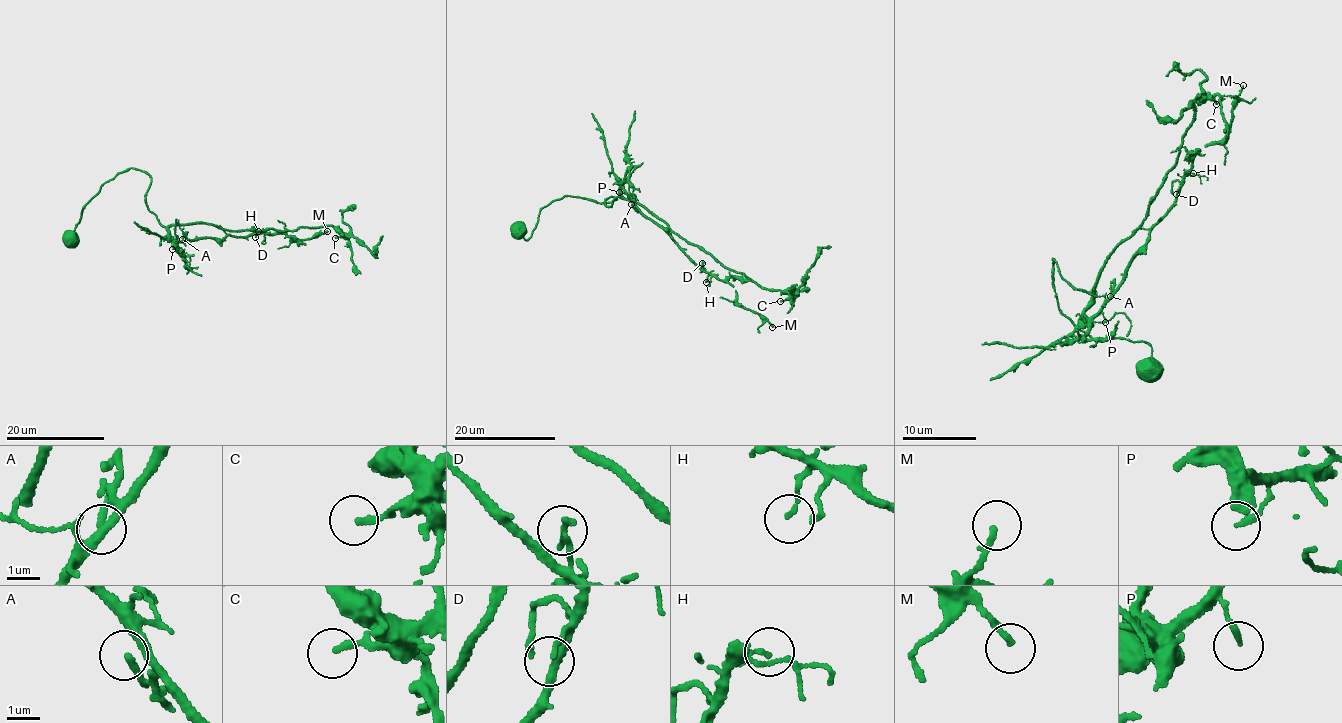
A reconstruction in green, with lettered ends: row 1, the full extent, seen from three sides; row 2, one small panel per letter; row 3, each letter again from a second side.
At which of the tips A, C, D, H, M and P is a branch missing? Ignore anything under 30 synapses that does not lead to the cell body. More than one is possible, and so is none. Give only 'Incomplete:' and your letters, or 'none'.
Incomplete: none

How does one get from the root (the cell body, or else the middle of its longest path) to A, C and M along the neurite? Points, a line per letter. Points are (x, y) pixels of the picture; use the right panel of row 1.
A: (1102, 270), (1084, 317), (1097, 316), (1111, 297), (1113, 288), (1110, 296)
C: (1102, 270), (1111, 252), (1141, 223), (1149, 203), (1173, 168), (1192, 119), (1193, 102), (1213, 98), (1216, 104)
M: (1102, 270), (1084, 317), (1097, 316), (1111, 298), (1125, 268), (1168, 210), (1198, 149), (1224, 140), (1243, 85)

